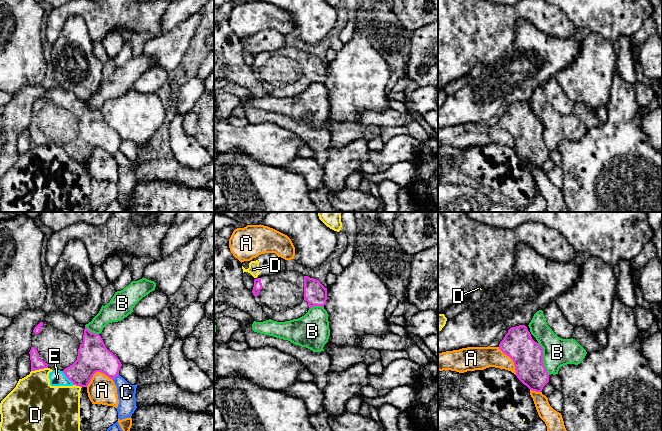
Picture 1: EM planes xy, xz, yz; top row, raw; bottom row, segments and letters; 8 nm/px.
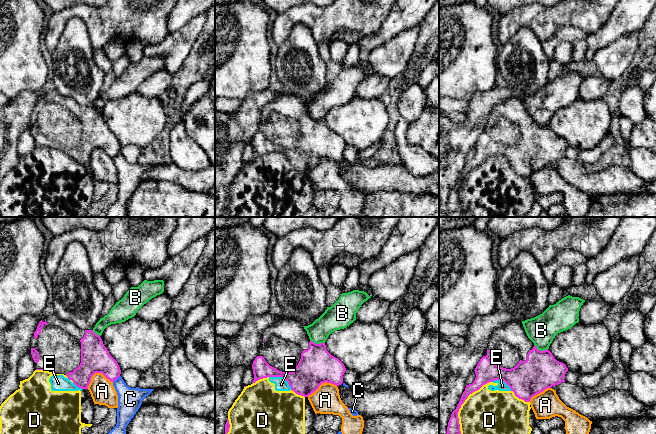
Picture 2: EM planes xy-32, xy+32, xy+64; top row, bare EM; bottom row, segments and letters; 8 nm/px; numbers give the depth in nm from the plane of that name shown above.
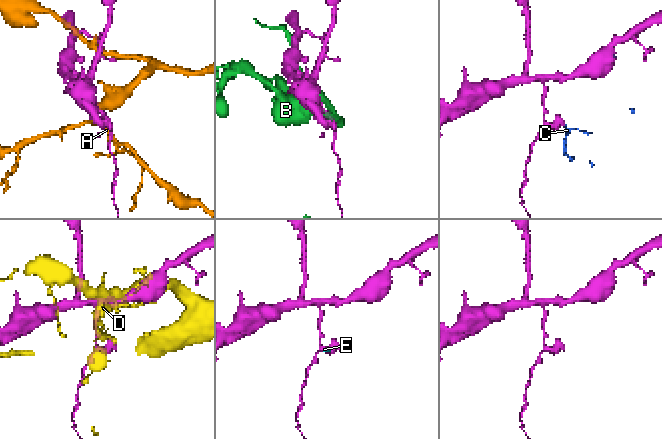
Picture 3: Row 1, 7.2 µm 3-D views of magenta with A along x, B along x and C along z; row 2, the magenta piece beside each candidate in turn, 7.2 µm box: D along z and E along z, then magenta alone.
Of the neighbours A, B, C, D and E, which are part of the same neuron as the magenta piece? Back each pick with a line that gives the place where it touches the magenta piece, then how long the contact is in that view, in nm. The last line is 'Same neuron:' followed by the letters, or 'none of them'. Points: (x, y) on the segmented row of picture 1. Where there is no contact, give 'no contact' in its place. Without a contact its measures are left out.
Same neuron: none of them

